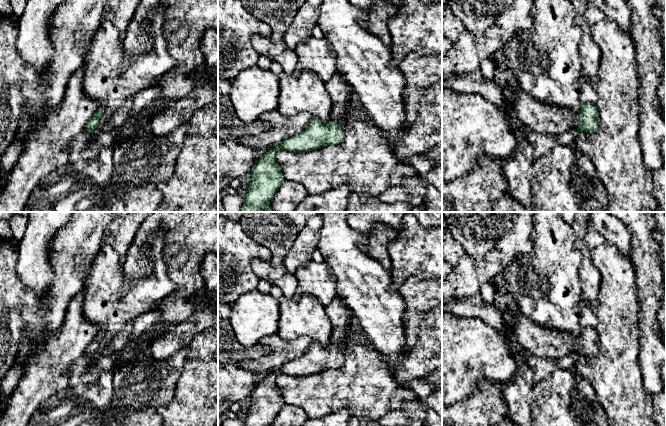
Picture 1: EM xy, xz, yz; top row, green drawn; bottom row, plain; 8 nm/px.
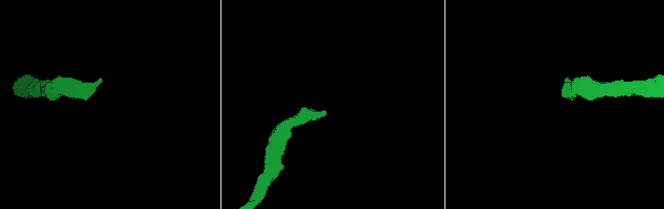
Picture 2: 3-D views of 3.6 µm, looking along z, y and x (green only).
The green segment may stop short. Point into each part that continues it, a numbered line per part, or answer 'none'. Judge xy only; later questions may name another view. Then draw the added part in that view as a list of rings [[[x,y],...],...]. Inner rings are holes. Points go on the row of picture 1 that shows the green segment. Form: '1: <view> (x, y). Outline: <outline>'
1: xy (120, 116). Outline: [[[128,99],[117,109],[108,121],[108,129],[112,131],[120,130],[130,117],[130,111],[133,106],[133,99]]]

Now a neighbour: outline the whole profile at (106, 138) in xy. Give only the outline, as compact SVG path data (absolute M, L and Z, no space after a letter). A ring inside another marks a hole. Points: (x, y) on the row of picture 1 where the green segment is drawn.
M86 130L75 136L67 146L68 160L76 163L80 160L90 160L98 157L100 150L111 148L117 131L103 130L98 135L92 135Z

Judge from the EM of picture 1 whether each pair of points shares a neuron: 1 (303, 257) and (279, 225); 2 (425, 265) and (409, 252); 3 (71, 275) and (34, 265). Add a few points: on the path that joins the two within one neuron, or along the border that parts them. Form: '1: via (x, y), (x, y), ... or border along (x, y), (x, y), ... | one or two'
1: border along (299, 230), (282, 263) | two
2: via (421, 261), (413, 253) | one
3: border along (50, 247), (54, 280), (48, 293) | two

